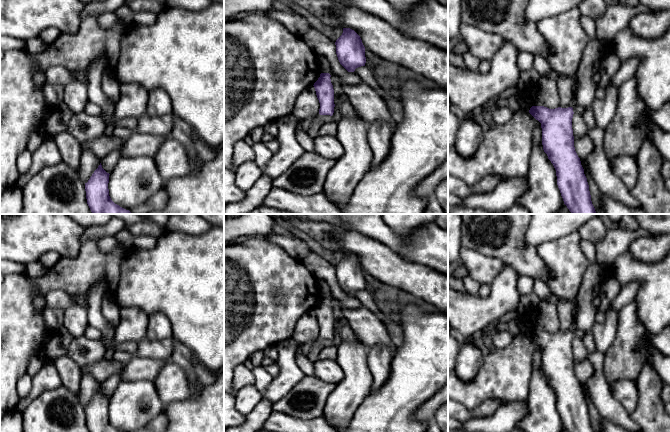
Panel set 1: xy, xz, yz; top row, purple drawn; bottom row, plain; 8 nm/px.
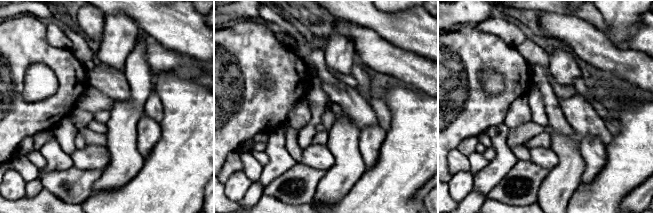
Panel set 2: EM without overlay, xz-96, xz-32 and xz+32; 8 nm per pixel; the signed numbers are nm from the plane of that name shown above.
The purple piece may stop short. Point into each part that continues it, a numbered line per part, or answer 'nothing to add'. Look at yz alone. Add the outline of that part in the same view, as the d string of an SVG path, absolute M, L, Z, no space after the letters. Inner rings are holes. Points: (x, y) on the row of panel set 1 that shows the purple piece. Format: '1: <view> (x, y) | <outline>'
1: yz (578, 109) | M578 104L576 106L574 106L574 107L572 107L572 108L573 108L574 113L577 113L577 114L580 114L580 115L582 115L584 113L584 111L585 111L585 108L578 105Z

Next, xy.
nothing to add

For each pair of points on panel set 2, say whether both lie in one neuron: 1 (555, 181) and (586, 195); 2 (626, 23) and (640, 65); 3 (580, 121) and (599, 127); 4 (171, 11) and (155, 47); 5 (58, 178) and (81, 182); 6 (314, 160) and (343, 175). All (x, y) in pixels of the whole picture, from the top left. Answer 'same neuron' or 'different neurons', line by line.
1: different neurons
2: different neurons
3: same neuron
4: different neurons
5: same neuron
6: different neurons

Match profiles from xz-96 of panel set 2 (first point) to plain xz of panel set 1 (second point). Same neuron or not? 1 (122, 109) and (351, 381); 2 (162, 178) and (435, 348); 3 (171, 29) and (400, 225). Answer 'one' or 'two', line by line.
1: one
2: one
3: two

